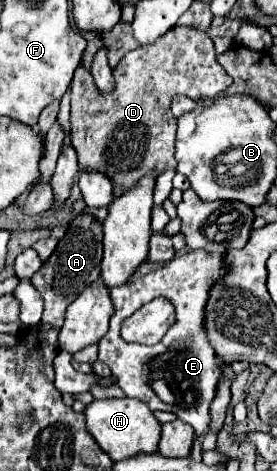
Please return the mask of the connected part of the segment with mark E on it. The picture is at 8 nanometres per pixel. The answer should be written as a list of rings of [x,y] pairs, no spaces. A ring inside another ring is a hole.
[[[201,249],[189,251],[185,255],[177,255],[163,267],[159,267],[153,273],[147,273],[145,277],[125,283],[121,287],[111,289],[111,301],[115,307],[115,313],[111,317],[109,333],[97,343],[99,345],[99,361],[103,361],[117,385],[125,391],[127,397],[141,399],[149,405],[151,411],[171,411],[181,421],[189,423],[197,435],[203,435],[203,451],[217,449],[217,433],[207,433],[209,423],[209,405],[215,397],[217,383],[221,381],[221,361],[217,359],[213,347],[209,345],[205,331],[203,331],[203,307],[207,301],[207,293],[211,283],[215,283],[223,275],[221,255],[209,255]],[[155,297],[167,297],[175,307],[176,320],[173,329],[167,331],[167,335],[153,347],[127,343],[121,339],[121,323],[123,319],[131,317],[137,309],[141,309],[145,303],[153,301]],[[165,381],[169,391],[173,393],[175,401],[165,403],[155,393],[153,383]]]

